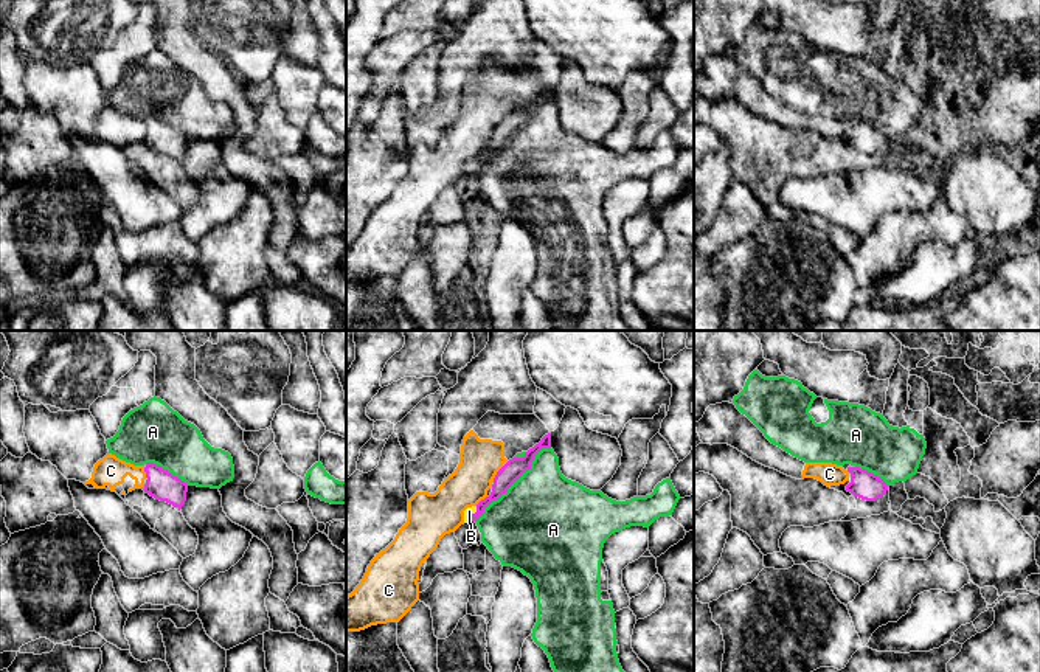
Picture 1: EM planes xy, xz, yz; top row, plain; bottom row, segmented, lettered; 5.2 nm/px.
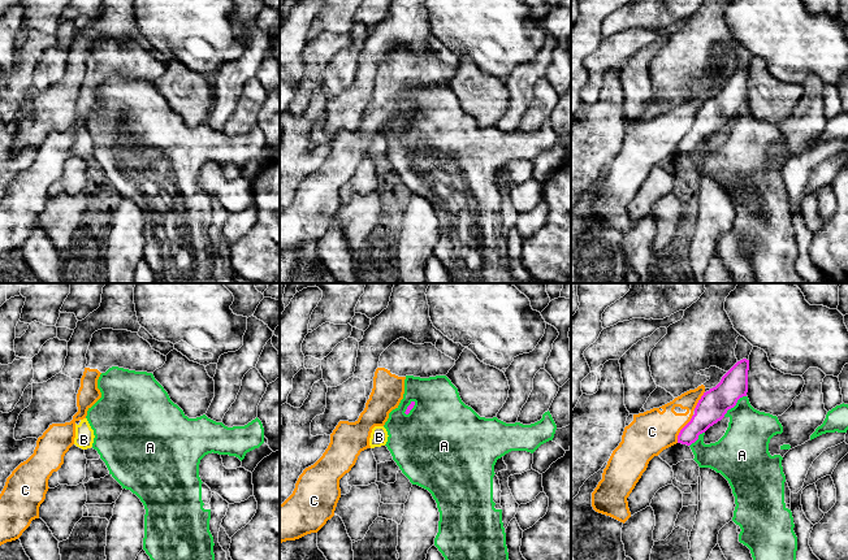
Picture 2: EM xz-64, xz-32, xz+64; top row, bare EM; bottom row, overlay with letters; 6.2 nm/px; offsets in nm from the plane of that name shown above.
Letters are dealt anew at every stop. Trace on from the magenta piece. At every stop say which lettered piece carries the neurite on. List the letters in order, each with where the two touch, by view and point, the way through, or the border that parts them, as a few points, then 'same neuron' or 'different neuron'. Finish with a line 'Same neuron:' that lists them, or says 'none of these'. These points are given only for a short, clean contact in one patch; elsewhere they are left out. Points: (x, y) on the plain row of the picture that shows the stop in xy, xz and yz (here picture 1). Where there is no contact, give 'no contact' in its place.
A: contact xz (514, 134); different neuron
B: contact xz (472, 166); way xz (505, 131), (499, 142), (472, 166), (469, 163); same neuron
C: contact xz (497, 126); border xz (503, 118), (492, 132); different neuron
Same neuron: B

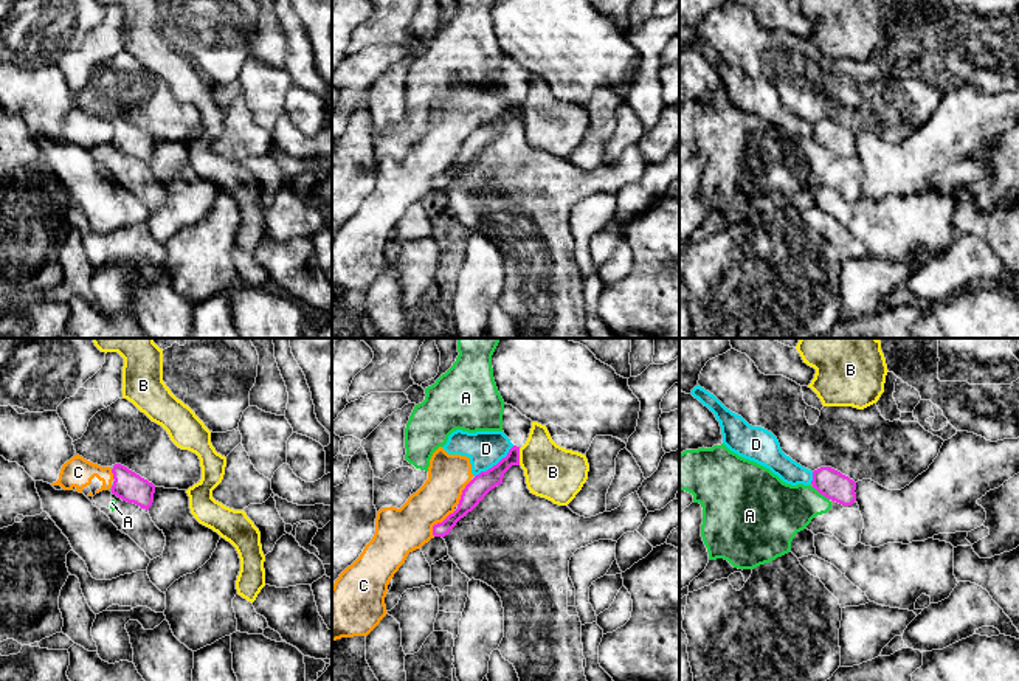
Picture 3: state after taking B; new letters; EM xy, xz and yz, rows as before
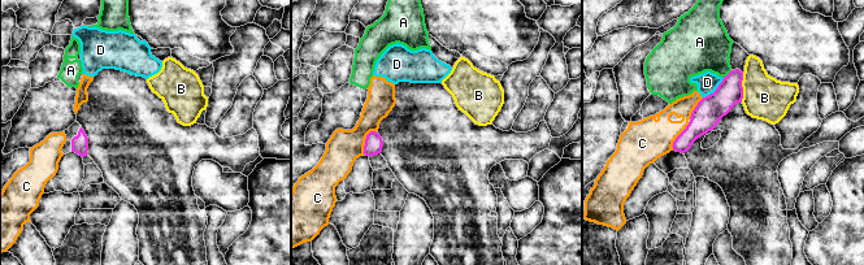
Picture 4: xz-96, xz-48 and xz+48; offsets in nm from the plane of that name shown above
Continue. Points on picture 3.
A: contact yz (821, 146); border yz (813, 138), (829, 152); different neuron
B: contact xz (518, 109); border xz (518, 101), (520, 117); different neuron
C: contact xz (439, 176); border xz (455, 163), (433, 179), (433, 188); different neuron
D: contact xz (503, 110); border xz (514, 98), (487, 123); different neuron
Same neuron: none of these

